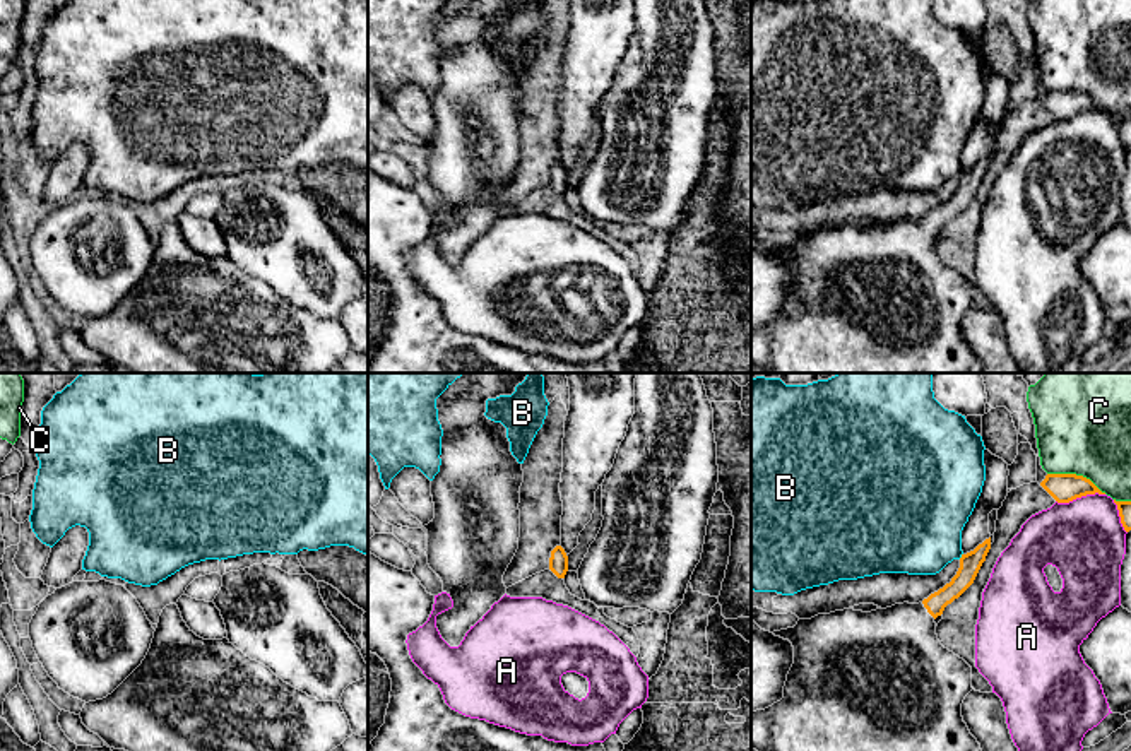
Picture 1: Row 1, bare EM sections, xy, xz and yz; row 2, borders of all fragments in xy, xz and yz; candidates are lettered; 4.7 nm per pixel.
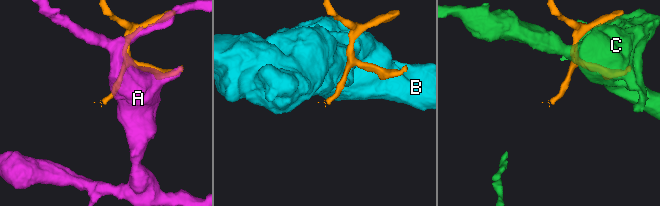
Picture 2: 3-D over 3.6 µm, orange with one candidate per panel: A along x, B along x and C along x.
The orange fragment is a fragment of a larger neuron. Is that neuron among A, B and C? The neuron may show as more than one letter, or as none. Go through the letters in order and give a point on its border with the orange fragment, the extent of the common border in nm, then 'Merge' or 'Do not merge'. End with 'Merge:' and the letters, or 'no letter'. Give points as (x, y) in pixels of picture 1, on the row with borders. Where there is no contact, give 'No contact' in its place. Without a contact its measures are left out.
A: Touches orange at yz (1080, 496). Shared border 240 nm. Do not merge
B: Touches orange at yz (962, 556). Shared border 40 nm. Do not merge
C: Touches orange at yz (1075, 474). Shared border 300 nm. Do not merge
Merge: no letter

